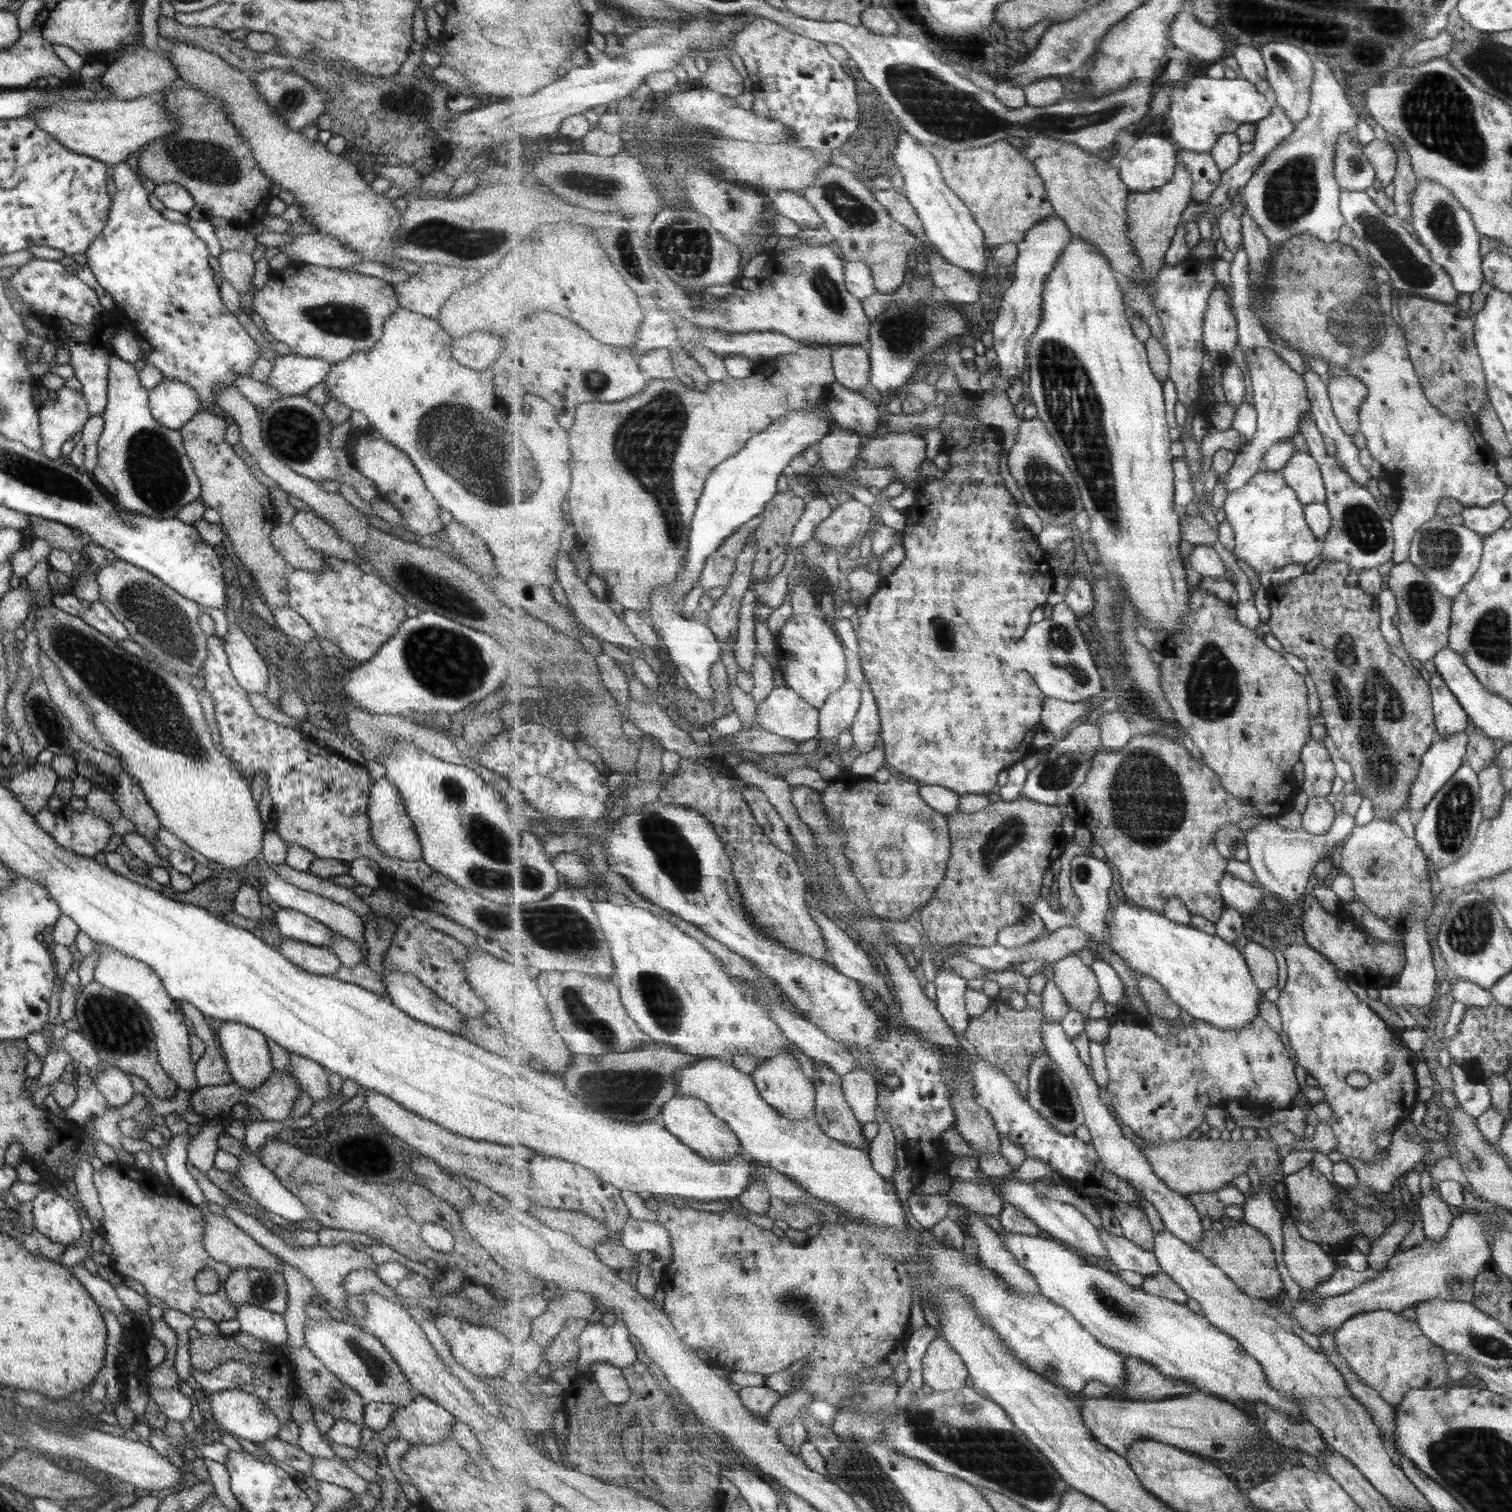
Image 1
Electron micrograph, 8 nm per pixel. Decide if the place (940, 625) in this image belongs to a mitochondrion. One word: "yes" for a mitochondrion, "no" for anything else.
yes

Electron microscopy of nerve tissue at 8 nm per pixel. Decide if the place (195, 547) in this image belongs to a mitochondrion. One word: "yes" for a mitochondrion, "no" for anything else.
no

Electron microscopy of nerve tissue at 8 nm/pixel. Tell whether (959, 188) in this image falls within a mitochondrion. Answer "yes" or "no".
no

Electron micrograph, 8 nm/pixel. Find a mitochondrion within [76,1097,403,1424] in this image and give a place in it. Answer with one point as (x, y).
(380, 1372)

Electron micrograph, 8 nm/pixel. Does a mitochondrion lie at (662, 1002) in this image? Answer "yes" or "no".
yes

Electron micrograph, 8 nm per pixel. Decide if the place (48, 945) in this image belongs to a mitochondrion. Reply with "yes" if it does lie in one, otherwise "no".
no

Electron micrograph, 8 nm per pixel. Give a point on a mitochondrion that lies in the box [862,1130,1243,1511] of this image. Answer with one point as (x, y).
(1000, 1457)

